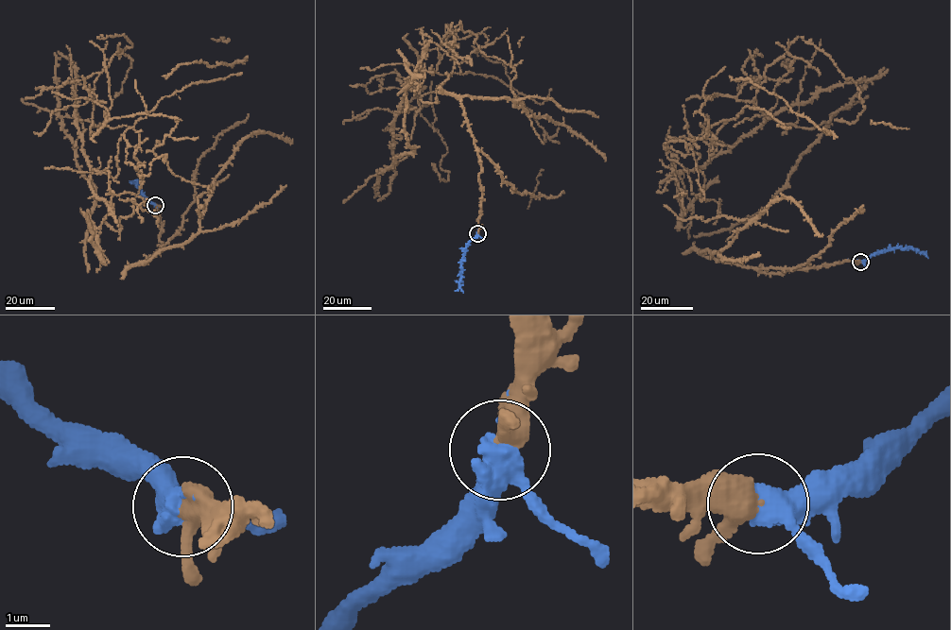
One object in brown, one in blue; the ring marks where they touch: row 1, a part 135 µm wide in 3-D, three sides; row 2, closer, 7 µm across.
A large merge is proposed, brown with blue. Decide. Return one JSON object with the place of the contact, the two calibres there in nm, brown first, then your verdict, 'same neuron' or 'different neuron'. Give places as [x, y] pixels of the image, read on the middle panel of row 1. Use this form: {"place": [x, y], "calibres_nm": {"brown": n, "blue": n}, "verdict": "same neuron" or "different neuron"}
{"place": [477, 233], "calibres_nm": {"brown": 460, "blue": 400}, "verdict": "same neuron"}

